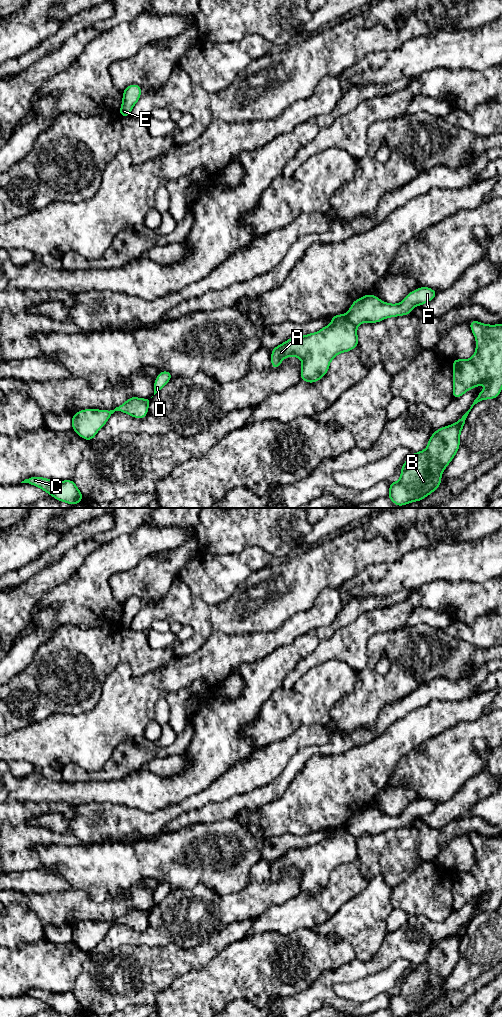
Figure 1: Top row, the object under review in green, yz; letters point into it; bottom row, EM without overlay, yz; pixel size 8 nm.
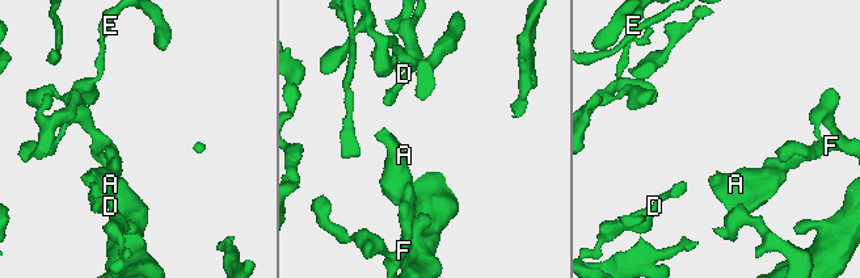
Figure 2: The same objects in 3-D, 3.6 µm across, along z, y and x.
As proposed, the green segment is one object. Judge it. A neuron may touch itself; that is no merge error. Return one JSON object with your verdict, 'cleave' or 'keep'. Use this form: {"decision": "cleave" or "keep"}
{"decision": "cleave"}

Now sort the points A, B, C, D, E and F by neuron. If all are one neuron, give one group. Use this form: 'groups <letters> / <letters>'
groups A / B C D E F

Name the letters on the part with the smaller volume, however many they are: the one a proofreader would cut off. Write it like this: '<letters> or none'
A

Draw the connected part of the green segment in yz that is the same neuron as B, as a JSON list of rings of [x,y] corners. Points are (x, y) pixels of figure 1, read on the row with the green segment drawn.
[[[469,323],[476,338],[476,352],[471,359],[453,360],[453,399],[473,387],[489,382],[470,409],[455,424],[435,431],[424,451],[414,453],[402,465],[398,482],[390,482],[389,497],[395,505],[421,501],[441,484],[443,470],[460,445],[460,432],[475,404],[494,399],[502,390],[502,324]]]

